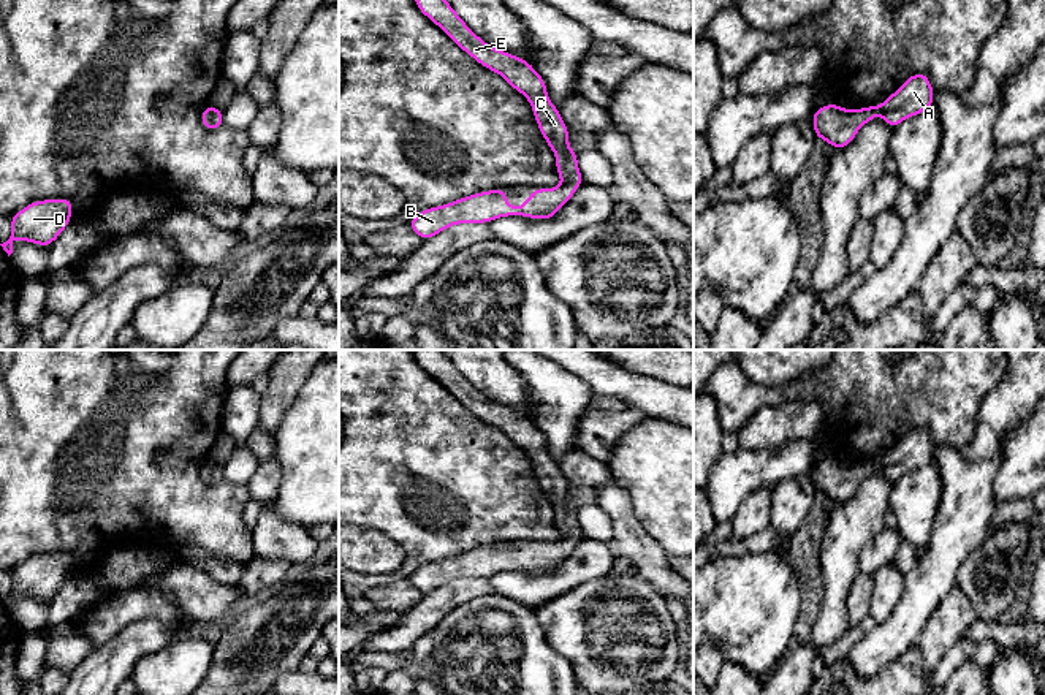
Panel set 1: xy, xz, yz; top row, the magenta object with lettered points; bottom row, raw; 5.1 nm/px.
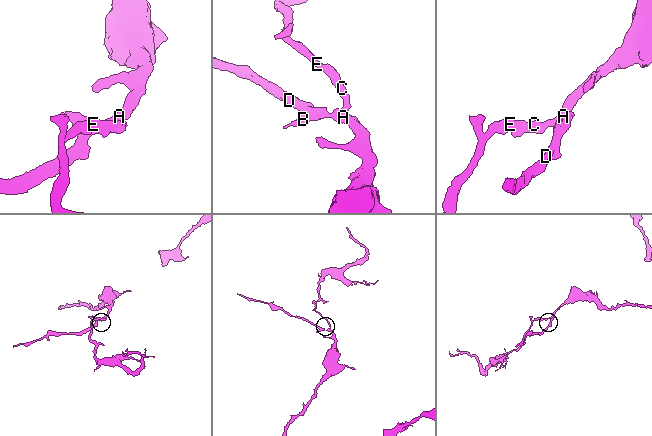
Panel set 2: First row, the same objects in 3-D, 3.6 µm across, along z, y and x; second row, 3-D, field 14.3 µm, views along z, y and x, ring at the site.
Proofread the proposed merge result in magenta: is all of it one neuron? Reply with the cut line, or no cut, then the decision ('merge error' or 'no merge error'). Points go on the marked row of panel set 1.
no cut | no merge error

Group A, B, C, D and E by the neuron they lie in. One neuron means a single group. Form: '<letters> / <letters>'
A B C D E

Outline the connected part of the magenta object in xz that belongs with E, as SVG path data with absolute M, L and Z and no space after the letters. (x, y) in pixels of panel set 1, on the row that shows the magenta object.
M415 0L415 5L466 54L484 68L500 74L516 92L527 98L548 147L556 154L556 171L562 184L556 188L534 188L524 206L508 206L504 188L473 193L421 211L408 222L408 226L416 236L428 241L459 223L489 223L511 215L537 220L553 218L584 180L578 168L578 154L570 149L570 130L557 106L549 101L545 79L530 62L492 47L475 35L446 0Z

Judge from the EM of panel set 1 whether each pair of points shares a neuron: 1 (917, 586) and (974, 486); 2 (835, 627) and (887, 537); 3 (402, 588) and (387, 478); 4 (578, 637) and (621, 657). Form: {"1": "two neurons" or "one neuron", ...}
{"1": "one neuron", "2": "two neurons", "3": "two neurons", "4": "one neuron"}

